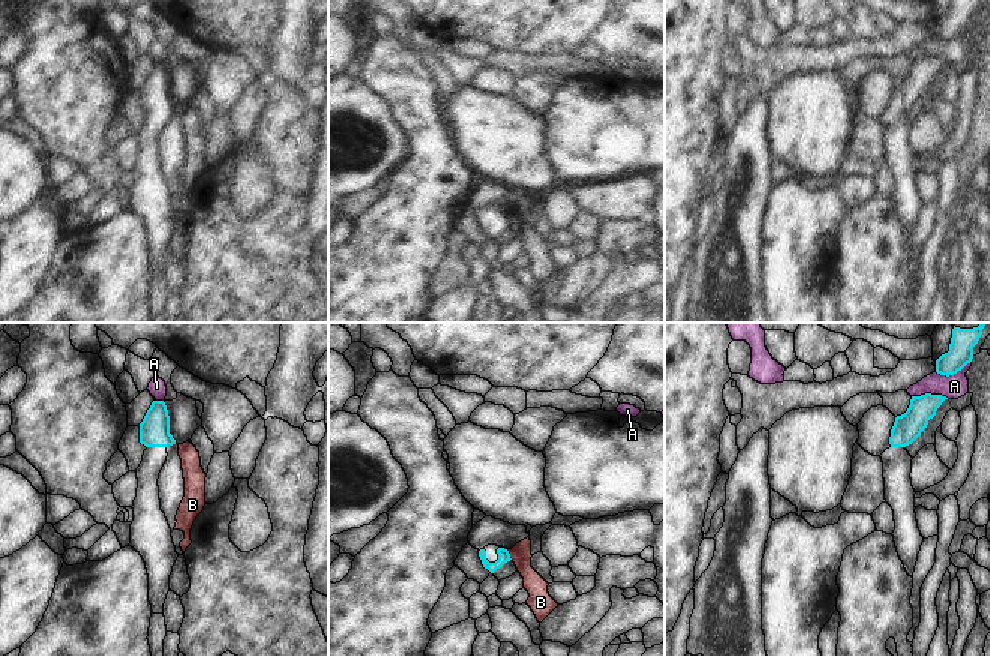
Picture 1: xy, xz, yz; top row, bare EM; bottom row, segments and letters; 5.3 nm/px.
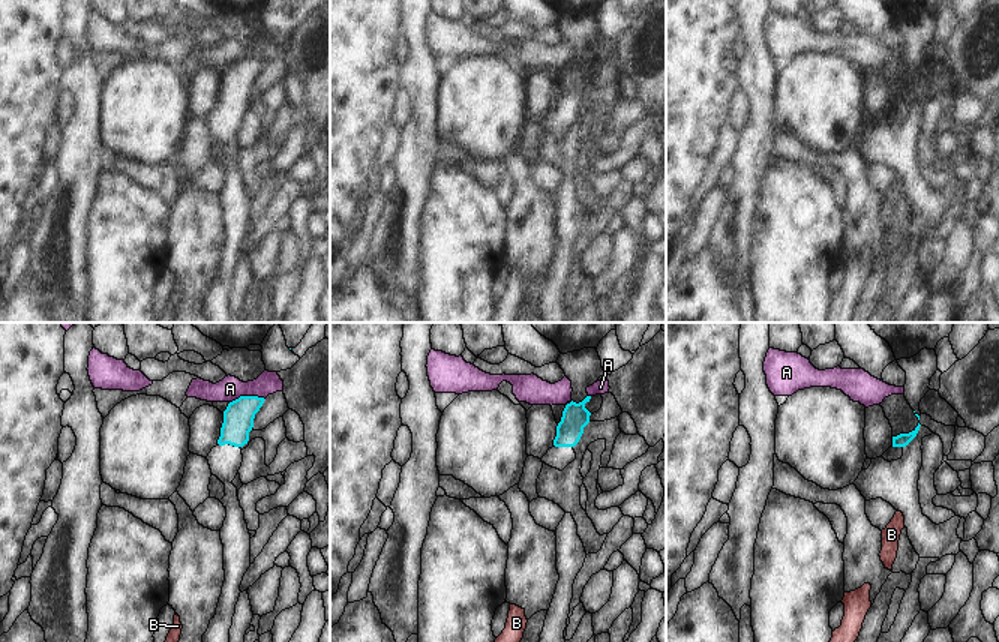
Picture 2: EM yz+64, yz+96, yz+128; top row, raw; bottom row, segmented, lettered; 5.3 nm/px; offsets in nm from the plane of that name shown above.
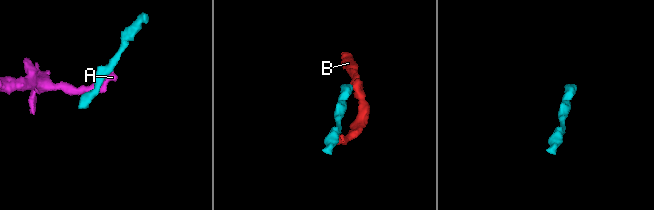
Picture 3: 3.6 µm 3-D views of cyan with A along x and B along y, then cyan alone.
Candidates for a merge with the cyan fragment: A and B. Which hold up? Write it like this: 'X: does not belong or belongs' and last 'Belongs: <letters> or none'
A: does not belong
B: does not belong
Belongs: none

